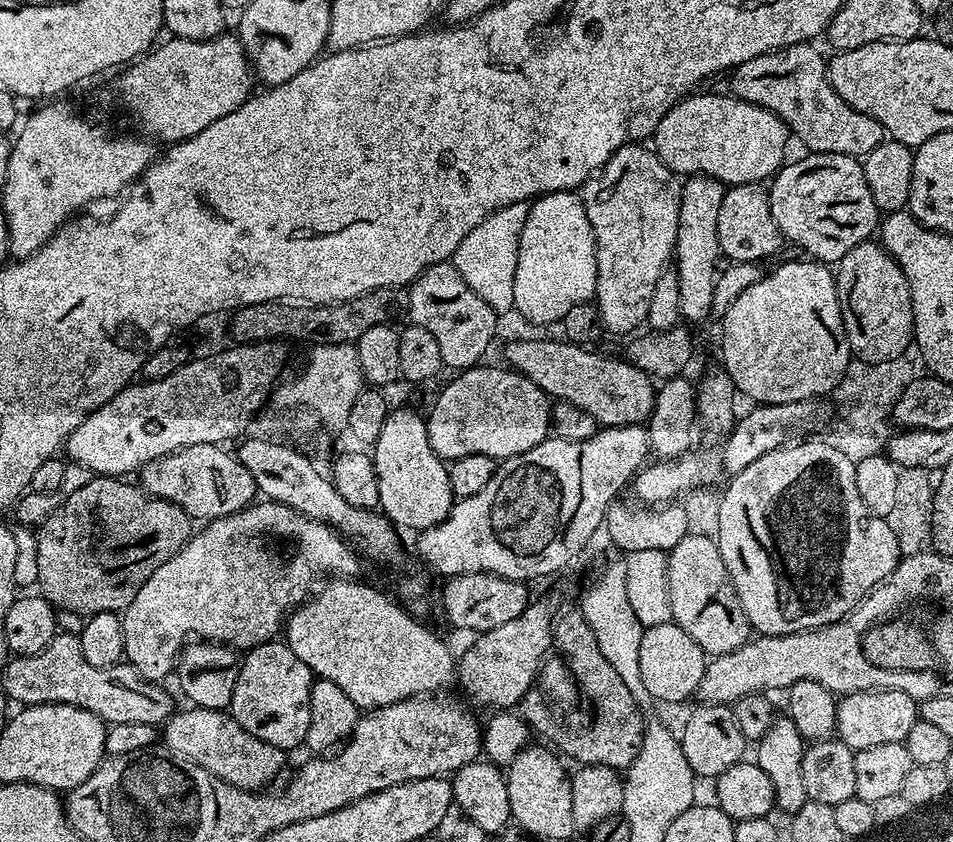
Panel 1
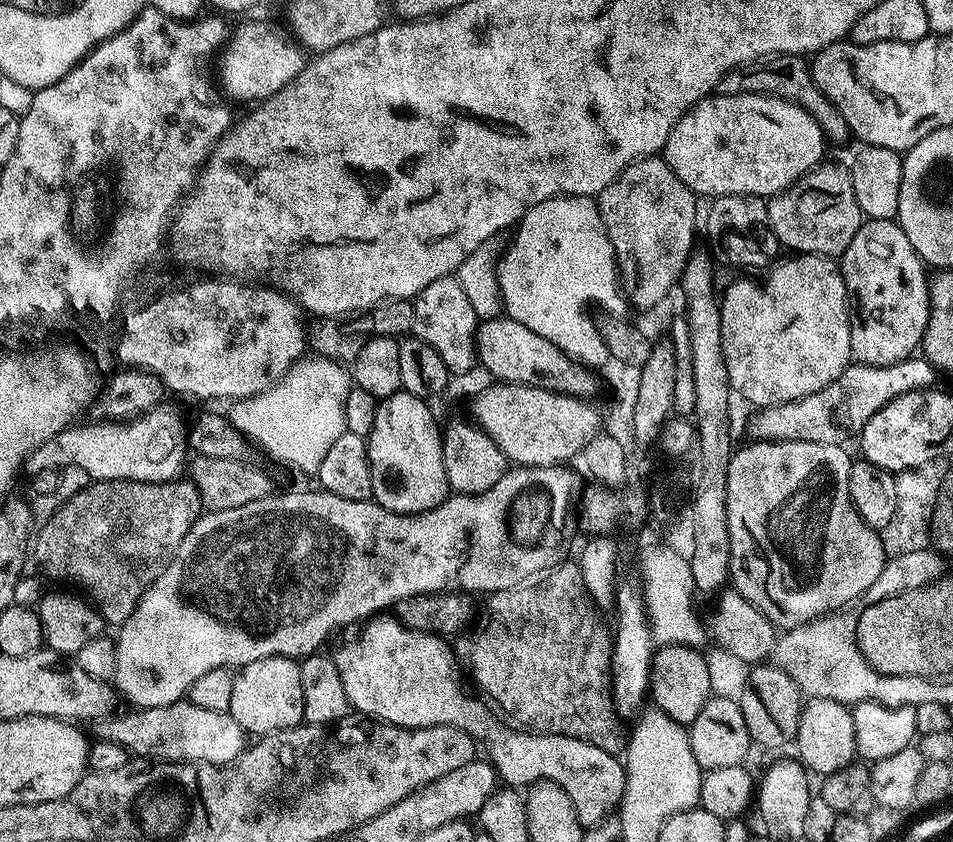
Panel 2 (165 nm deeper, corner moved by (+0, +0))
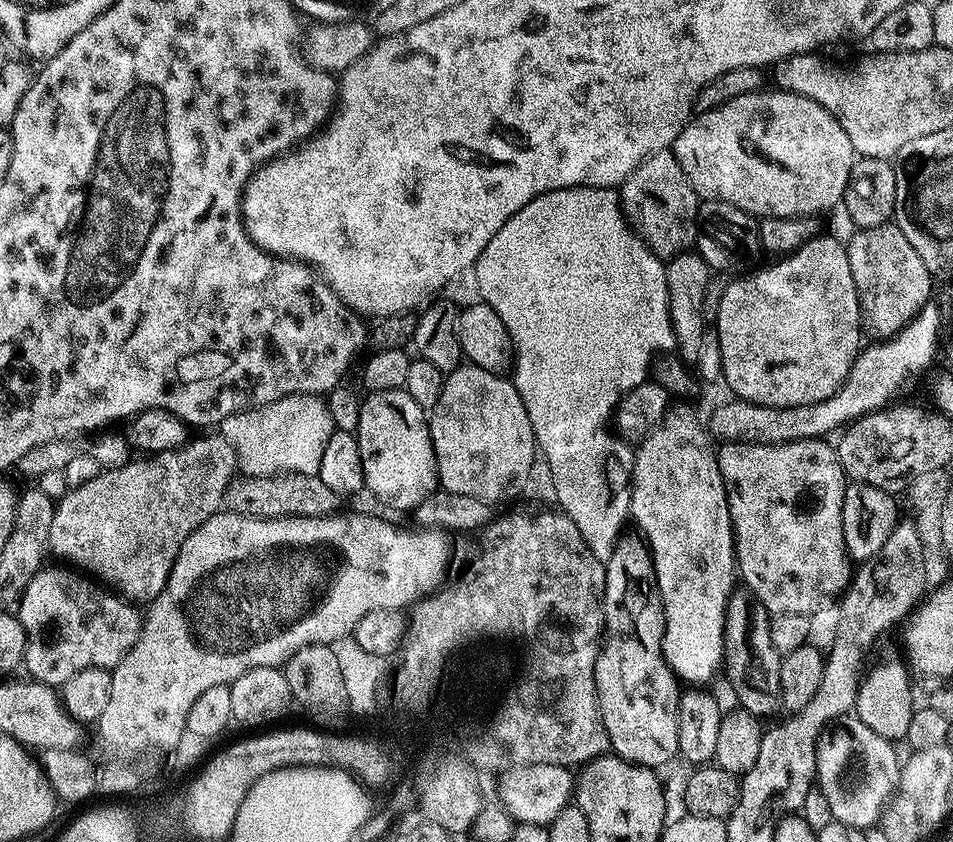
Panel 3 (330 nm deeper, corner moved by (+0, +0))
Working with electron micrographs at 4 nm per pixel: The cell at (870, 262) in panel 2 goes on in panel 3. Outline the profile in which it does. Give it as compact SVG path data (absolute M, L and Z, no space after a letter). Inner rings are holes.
M895 222L862 228L853 233L852 241L847 241L846 247L863 327L867 335L869 332L877 341L890 340L929 307L934 277L930 270L926 270L926 262L918 258L918 250L910 246L906 234L902 234Z

